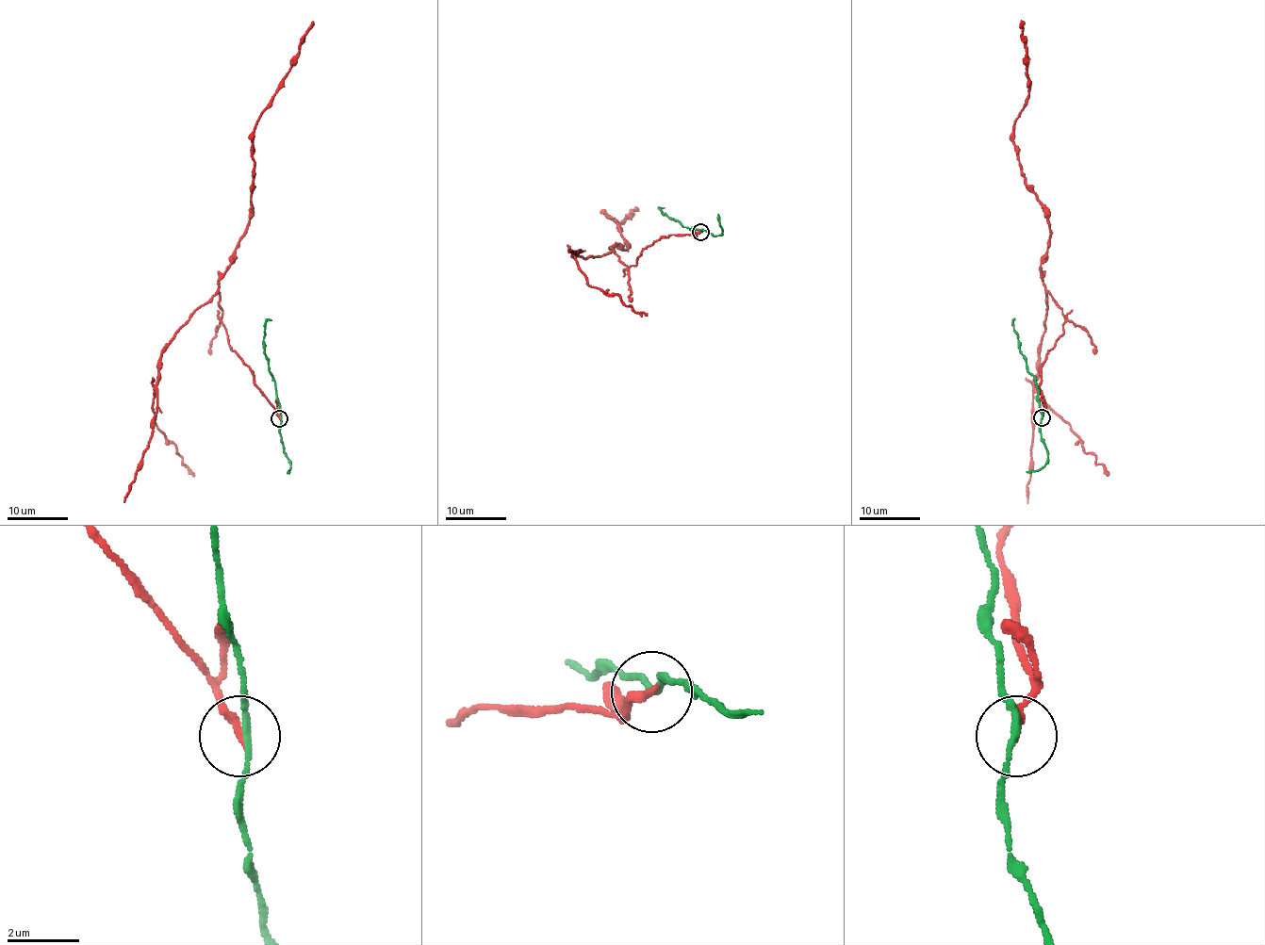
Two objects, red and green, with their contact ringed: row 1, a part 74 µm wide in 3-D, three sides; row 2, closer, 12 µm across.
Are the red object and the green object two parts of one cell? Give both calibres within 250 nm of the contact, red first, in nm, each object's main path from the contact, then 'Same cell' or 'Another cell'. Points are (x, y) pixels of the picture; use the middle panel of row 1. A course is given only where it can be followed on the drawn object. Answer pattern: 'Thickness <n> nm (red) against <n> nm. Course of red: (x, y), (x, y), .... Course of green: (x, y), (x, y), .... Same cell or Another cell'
Thickness 240 nm (red) against 160 nm. Course of red: (700, 232), (662, 237), (628, 269), (612, 247), (627, 249), (617, 223), (603, 212), (620, 223), (636, 207). Course of green: (700, 232), (662, 213), (658, 207), (664, 207). Another cell

